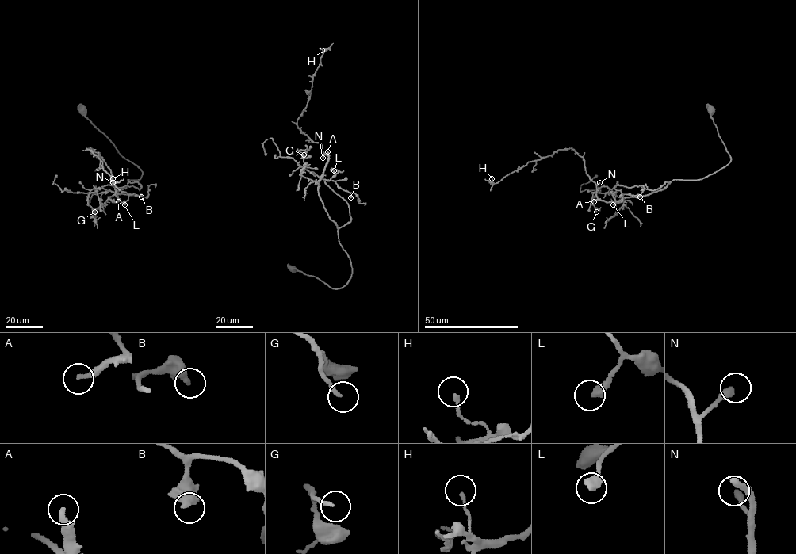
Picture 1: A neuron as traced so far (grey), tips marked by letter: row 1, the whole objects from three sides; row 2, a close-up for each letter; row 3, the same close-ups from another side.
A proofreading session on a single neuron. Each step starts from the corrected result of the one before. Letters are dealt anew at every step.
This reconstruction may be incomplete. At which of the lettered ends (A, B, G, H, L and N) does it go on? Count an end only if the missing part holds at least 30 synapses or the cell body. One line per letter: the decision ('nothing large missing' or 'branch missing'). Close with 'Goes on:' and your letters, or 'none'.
A: branch missing
B: nothing large missing
G: nothing large missing
H: nothing large missing
L: nothing large missing
N: nothing large missing
Goes on: A

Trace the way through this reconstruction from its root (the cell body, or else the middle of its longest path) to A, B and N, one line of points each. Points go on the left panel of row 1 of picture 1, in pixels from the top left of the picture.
A: (82, 110), (118, 152), (142, 171), (139, 180), (128, 179), (124, 188), (109, 196), (112, 201), (118, 201)
B: (82, 110), (143, 173), (139, 180), (128, 179), (137, 181), (139, 190), (101, 188), (141, 196)
N: (82, 110), (118, 152), (142, 171), (139, 180), (128, 179), (124, 188), (109, 196), (116, 202), (112, 182)

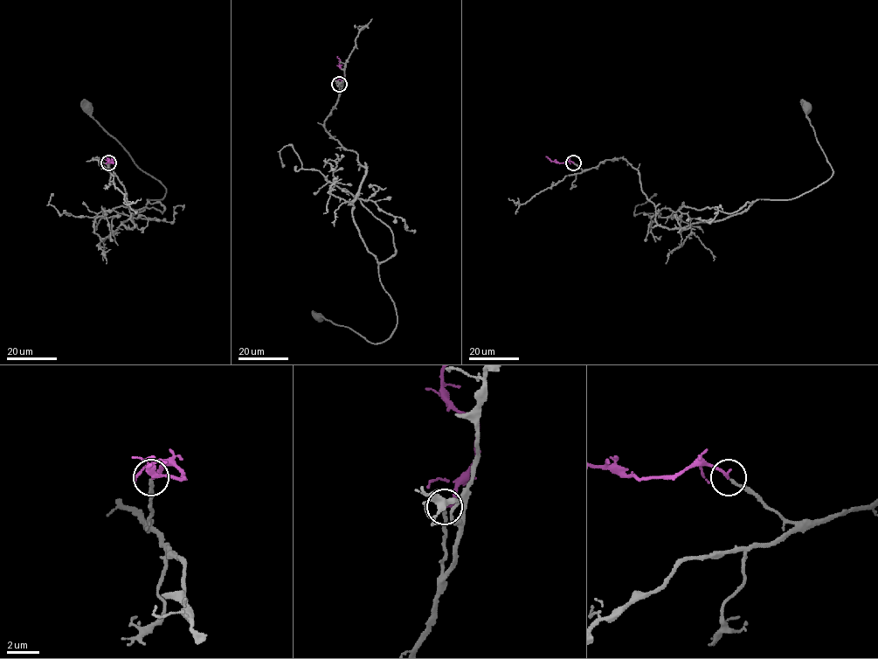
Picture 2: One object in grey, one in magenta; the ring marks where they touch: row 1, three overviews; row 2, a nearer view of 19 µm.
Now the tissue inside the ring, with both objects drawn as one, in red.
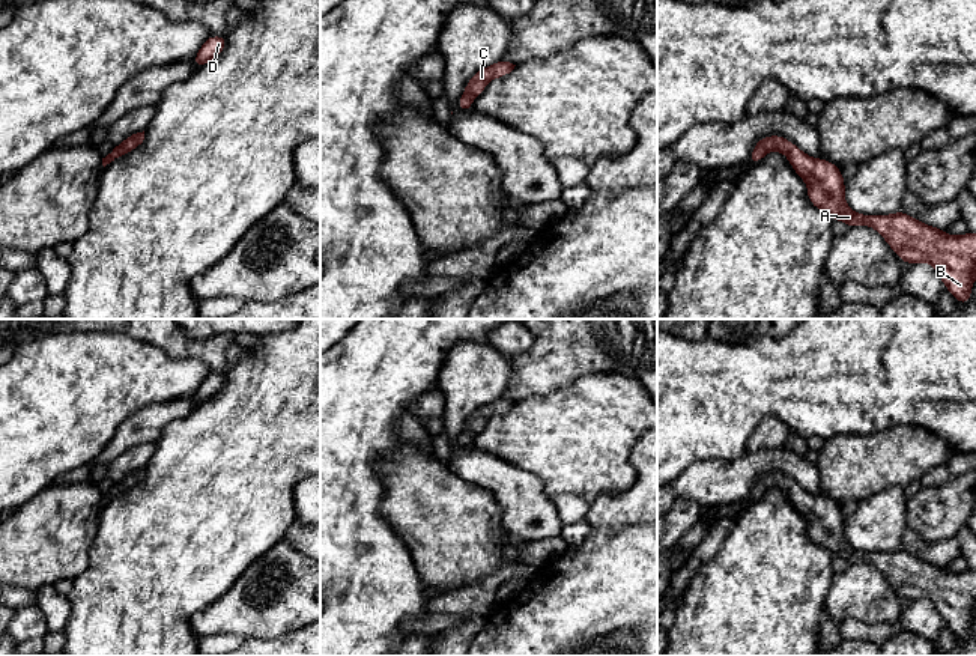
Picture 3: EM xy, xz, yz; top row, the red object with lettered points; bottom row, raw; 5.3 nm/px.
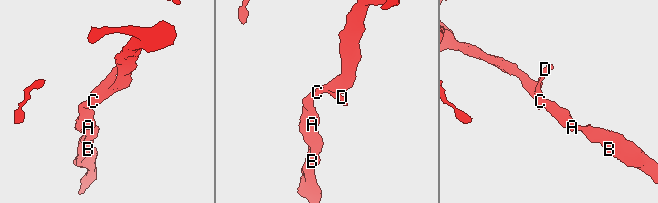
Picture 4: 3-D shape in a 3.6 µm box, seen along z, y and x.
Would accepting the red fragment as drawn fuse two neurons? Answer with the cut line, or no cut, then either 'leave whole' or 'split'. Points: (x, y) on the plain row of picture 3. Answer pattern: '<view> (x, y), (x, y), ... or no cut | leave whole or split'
no cut | leave whole

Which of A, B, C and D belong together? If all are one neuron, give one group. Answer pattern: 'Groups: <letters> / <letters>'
Groups: A B C D

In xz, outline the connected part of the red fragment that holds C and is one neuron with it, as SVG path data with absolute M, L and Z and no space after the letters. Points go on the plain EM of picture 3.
M499 397L487 405L481 405L474 414L468 418L465 429L462 430L457 445L462 450L466 450L472 444L472 436L483 430L487 420L493 415L501 415L510 411L514 406L516 402Z

